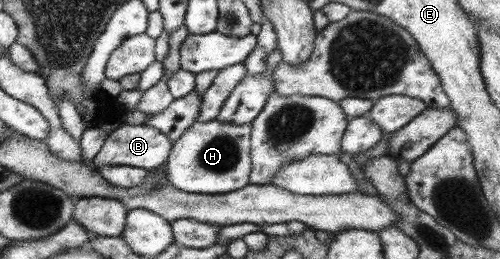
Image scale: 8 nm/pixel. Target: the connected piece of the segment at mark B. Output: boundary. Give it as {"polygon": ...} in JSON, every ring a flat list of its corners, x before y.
{"polygon":[[120,123,117,128,105,138,104,145,94,156,92,165,99,170,101,167,127,165,128,167,137,167,146,171,153,171,159,165,163,165,168,159,171,144,164,132,158,129,146,126,145,124,128,125]]}

